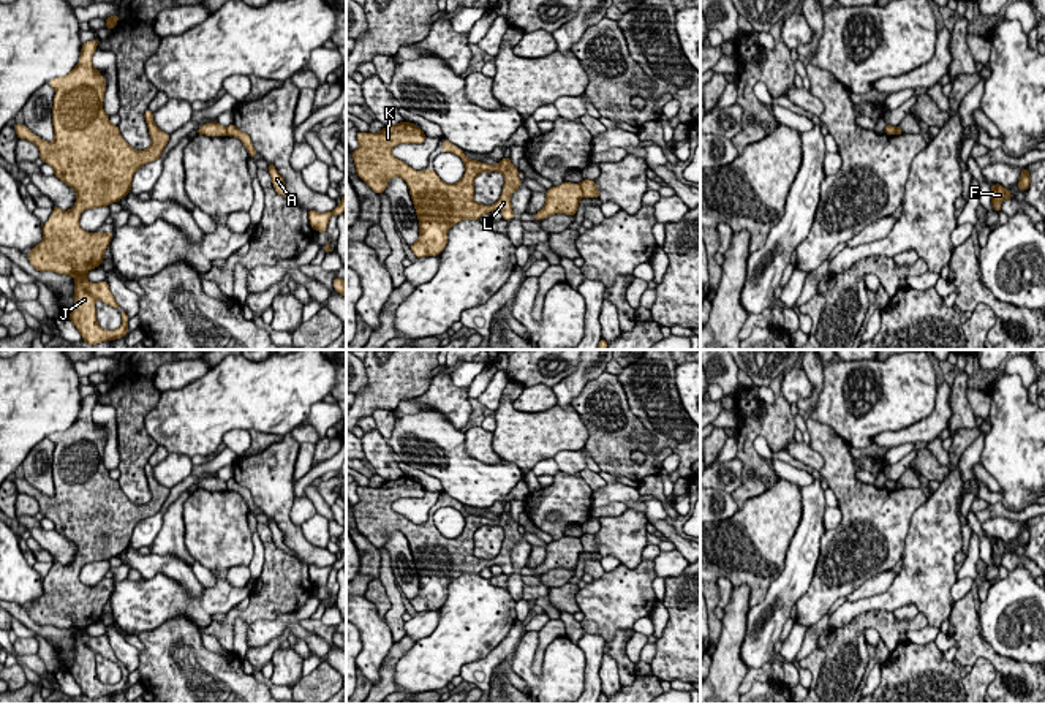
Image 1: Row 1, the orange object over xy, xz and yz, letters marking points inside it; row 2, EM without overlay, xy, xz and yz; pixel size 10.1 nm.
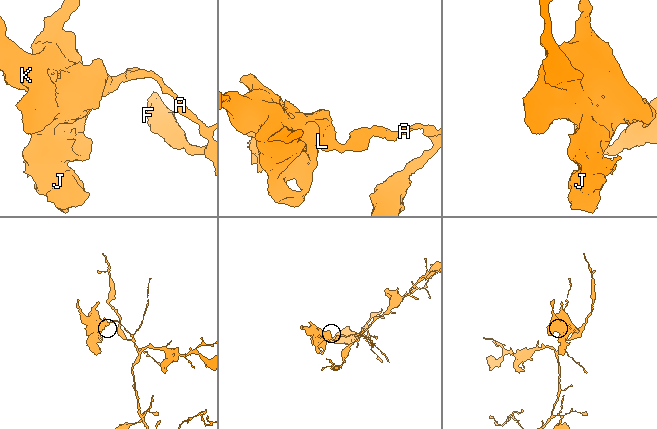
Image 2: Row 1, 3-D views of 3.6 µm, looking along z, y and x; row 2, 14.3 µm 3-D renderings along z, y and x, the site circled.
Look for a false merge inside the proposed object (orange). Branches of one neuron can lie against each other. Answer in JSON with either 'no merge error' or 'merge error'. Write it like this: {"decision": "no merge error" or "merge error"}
{"decision": "merge error"}

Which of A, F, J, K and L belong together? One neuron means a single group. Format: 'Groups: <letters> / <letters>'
Groups: A F / J K L

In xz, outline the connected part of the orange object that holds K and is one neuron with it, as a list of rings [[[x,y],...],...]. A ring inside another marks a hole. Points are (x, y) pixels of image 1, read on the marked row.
[[[409,122],[384,127],[379,133],[356,134],[359,147],[353,150],[357,176],[378,195],[387,180],[402,177],[408,188],[419,220],[419,239],[409,245],[416,258],[436,256],[447,244],[449,229],[462,220],[479,220],[482,215],[500,210],[503,220],[512,220],[512,193],[520,187],[519,169],[511,158],[498,165],[470,160],[462,149],[443,141],[443,152],[451,152],[465,163],[465,174],[457,184],[446,184],[435,169],[416,171],[392,155],[398,144],[422,144],[424,131]],[[481,172],[501,172],[504,185],[500,199],[493,206],[474,201],[474,179]]]

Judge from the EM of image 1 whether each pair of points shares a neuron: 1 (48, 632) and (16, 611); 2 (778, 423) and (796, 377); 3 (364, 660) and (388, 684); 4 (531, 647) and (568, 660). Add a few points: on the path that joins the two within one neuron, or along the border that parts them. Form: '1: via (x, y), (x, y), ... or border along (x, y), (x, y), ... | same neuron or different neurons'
1: via (40, 630), (24, 617) | same neuron
2: border along (783, 374), (781, 394), (789, 404) | different neurons
3: border along (394, 643), (381, 663), (380, 679), (372, 685) | different neurons
4: via (527, 663), (527, 671), (535, 679), (552, 676) | same neuron

